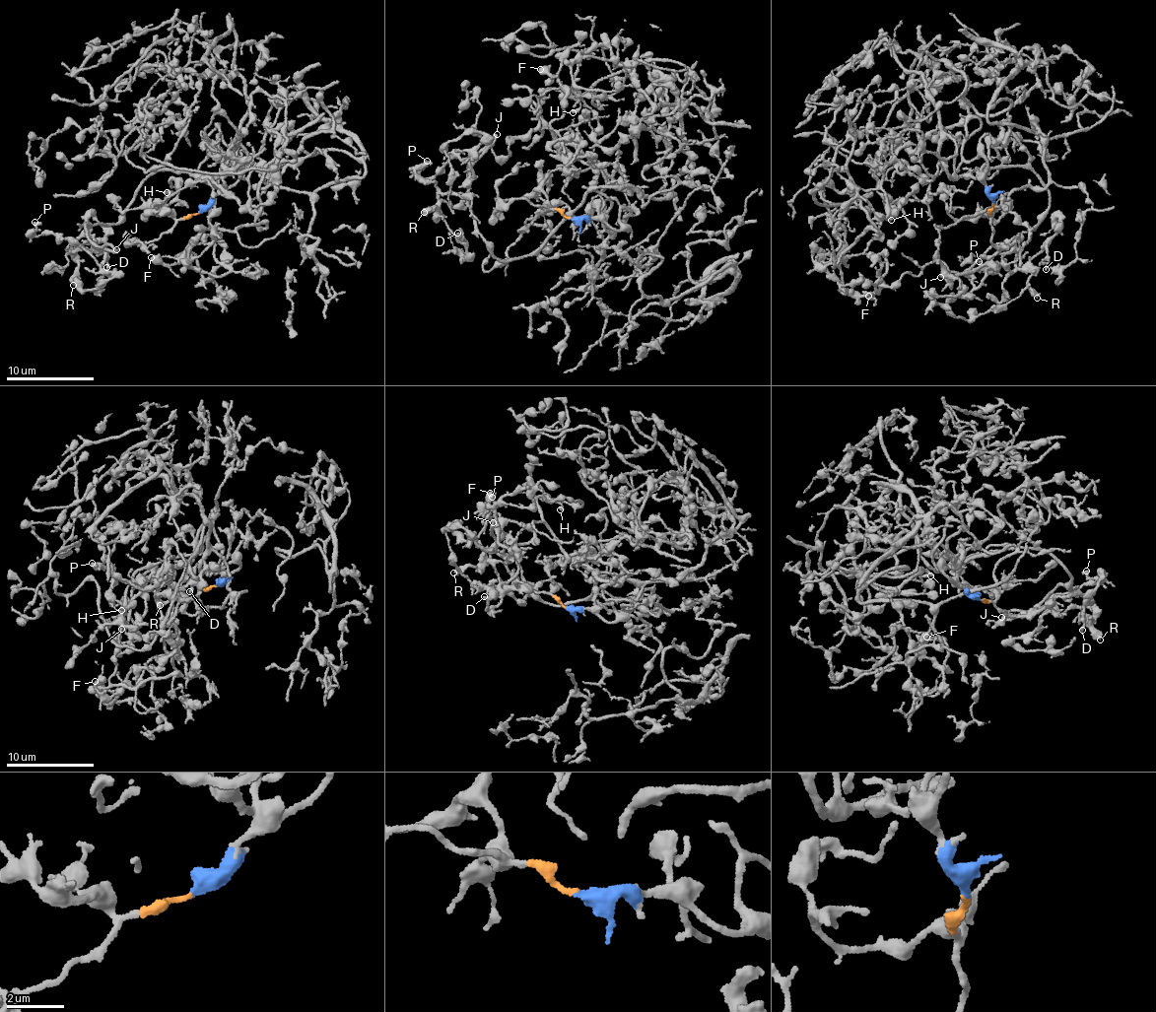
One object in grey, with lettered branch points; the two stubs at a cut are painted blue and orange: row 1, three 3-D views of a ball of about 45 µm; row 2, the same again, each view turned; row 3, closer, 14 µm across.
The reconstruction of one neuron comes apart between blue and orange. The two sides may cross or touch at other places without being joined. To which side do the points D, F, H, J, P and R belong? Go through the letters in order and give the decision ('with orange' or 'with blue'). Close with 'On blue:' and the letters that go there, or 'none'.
D: with blue
F: with blue
H: with blue
J: with blue
P: with blue
R: with blue
On blue: D, F, H, J, P, R

